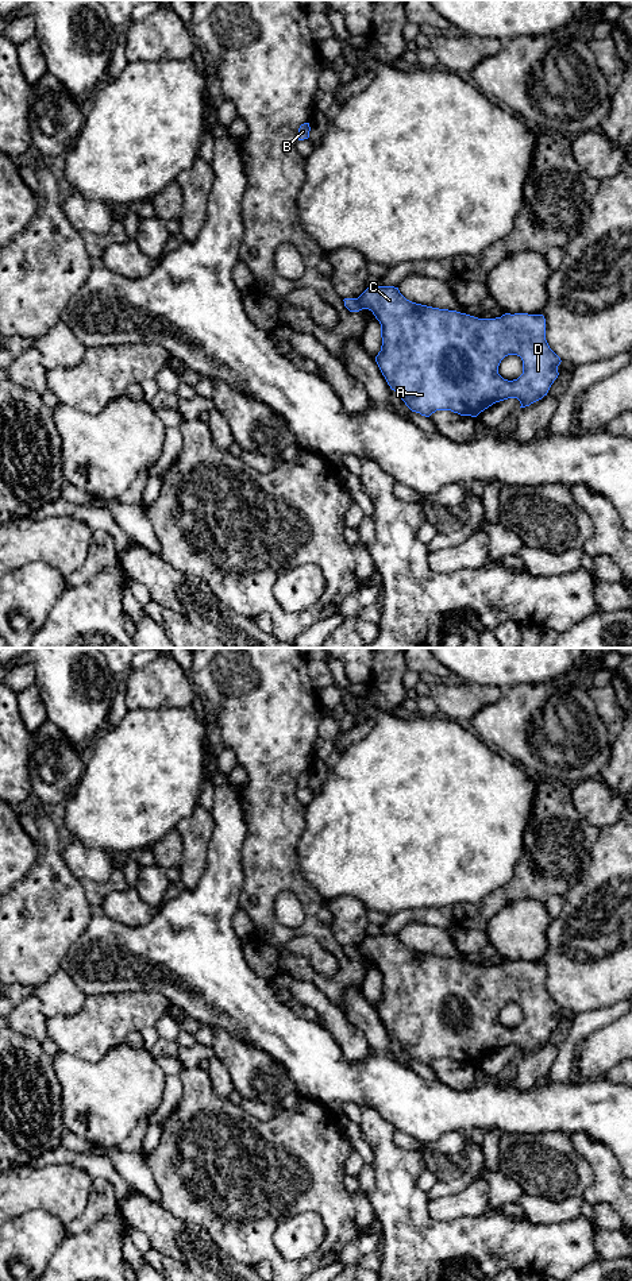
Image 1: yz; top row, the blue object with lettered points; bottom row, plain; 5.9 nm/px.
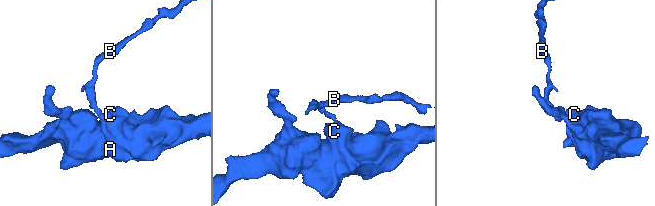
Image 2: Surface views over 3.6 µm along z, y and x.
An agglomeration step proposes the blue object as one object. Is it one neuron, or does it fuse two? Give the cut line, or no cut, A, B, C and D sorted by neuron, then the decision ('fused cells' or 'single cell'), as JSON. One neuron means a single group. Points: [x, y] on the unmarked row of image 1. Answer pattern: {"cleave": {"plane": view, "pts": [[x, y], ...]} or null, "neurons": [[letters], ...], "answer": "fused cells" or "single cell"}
{"cleave": {"plane": "yz", "pts": [[355, 946], [362, 956]]}, "neurons": [["A", "C", "D"], ["B"]], "answer": "fused cells"}

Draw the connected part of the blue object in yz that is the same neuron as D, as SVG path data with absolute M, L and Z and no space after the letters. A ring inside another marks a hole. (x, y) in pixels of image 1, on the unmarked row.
M394 934L367 935L357 948L381 972L382 993L375 1010L382 1023L405 1053L421 1064L451 1058L477 1065L508 1046L517 1046L520 1056L525 1056L547 1043L559 1023L562 1008L546 988L543 962L505 961L496 966L478 966L412 950ZM508 1003L523 1008L523 1022L513 1029L498 1022L498 1014Z

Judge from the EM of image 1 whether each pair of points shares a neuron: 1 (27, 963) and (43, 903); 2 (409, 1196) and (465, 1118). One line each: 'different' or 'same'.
1: same
2: different

